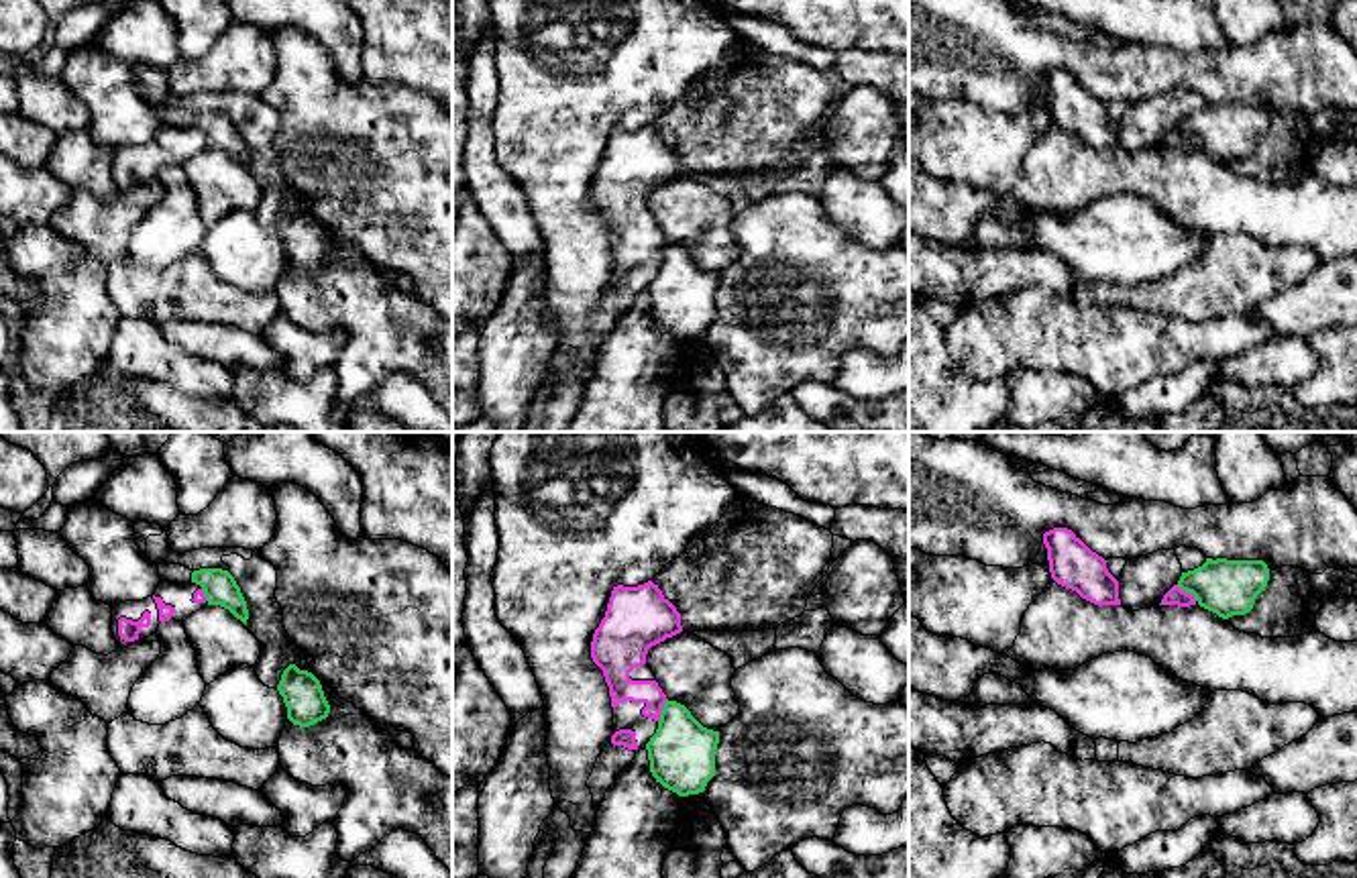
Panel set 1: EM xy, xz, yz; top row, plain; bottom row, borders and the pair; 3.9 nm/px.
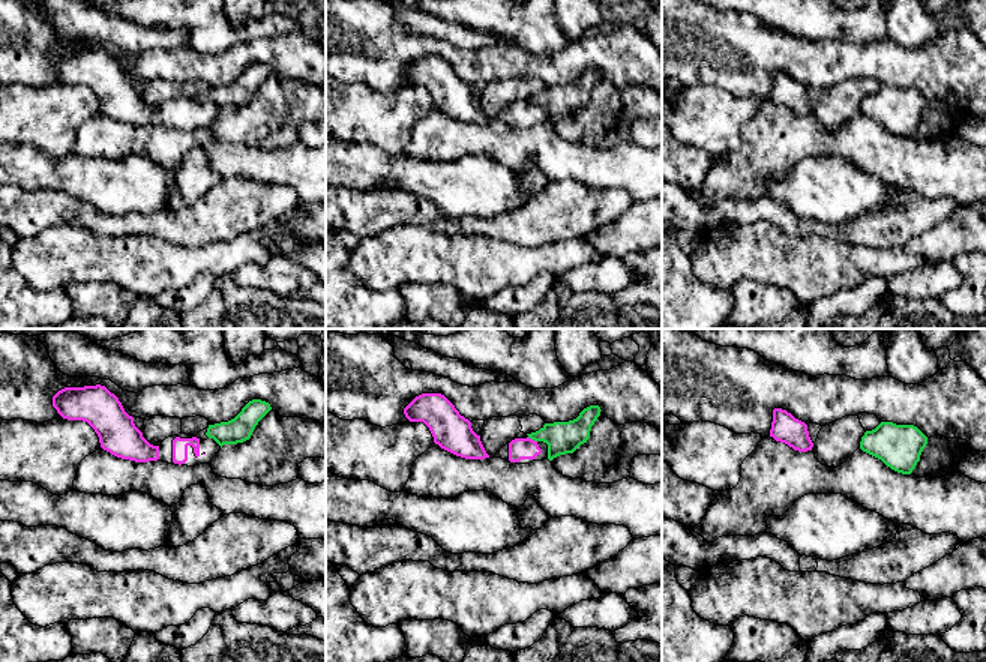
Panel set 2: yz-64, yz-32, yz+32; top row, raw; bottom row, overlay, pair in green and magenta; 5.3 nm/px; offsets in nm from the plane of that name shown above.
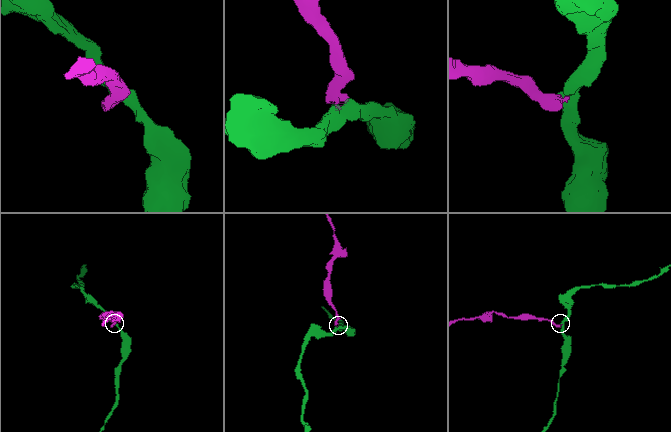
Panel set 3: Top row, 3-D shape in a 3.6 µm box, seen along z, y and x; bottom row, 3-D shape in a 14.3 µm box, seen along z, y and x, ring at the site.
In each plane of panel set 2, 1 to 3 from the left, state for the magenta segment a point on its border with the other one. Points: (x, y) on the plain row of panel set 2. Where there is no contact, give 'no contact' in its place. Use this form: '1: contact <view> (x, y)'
1: no contact
2: contact yz-32 (532, 102)
3: no contact

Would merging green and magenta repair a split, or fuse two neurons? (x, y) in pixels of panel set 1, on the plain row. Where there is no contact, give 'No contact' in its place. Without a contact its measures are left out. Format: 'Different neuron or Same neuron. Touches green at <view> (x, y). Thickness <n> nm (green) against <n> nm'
Different neuron. Touches green at xz (663, 255). Thickness 260 nm (green) against 110 nm

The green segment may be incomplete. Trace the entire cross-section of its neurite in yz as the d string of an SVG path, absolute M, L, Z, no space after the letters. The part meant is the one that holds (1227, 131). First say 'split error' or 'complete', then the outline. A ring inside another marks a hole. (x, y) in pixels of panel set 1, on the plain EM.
complete; M1206 102L1202 110L1182 116L1178 130L1192 136L1200 151L1229 163L1249 157L1267 124L1263 104Z

